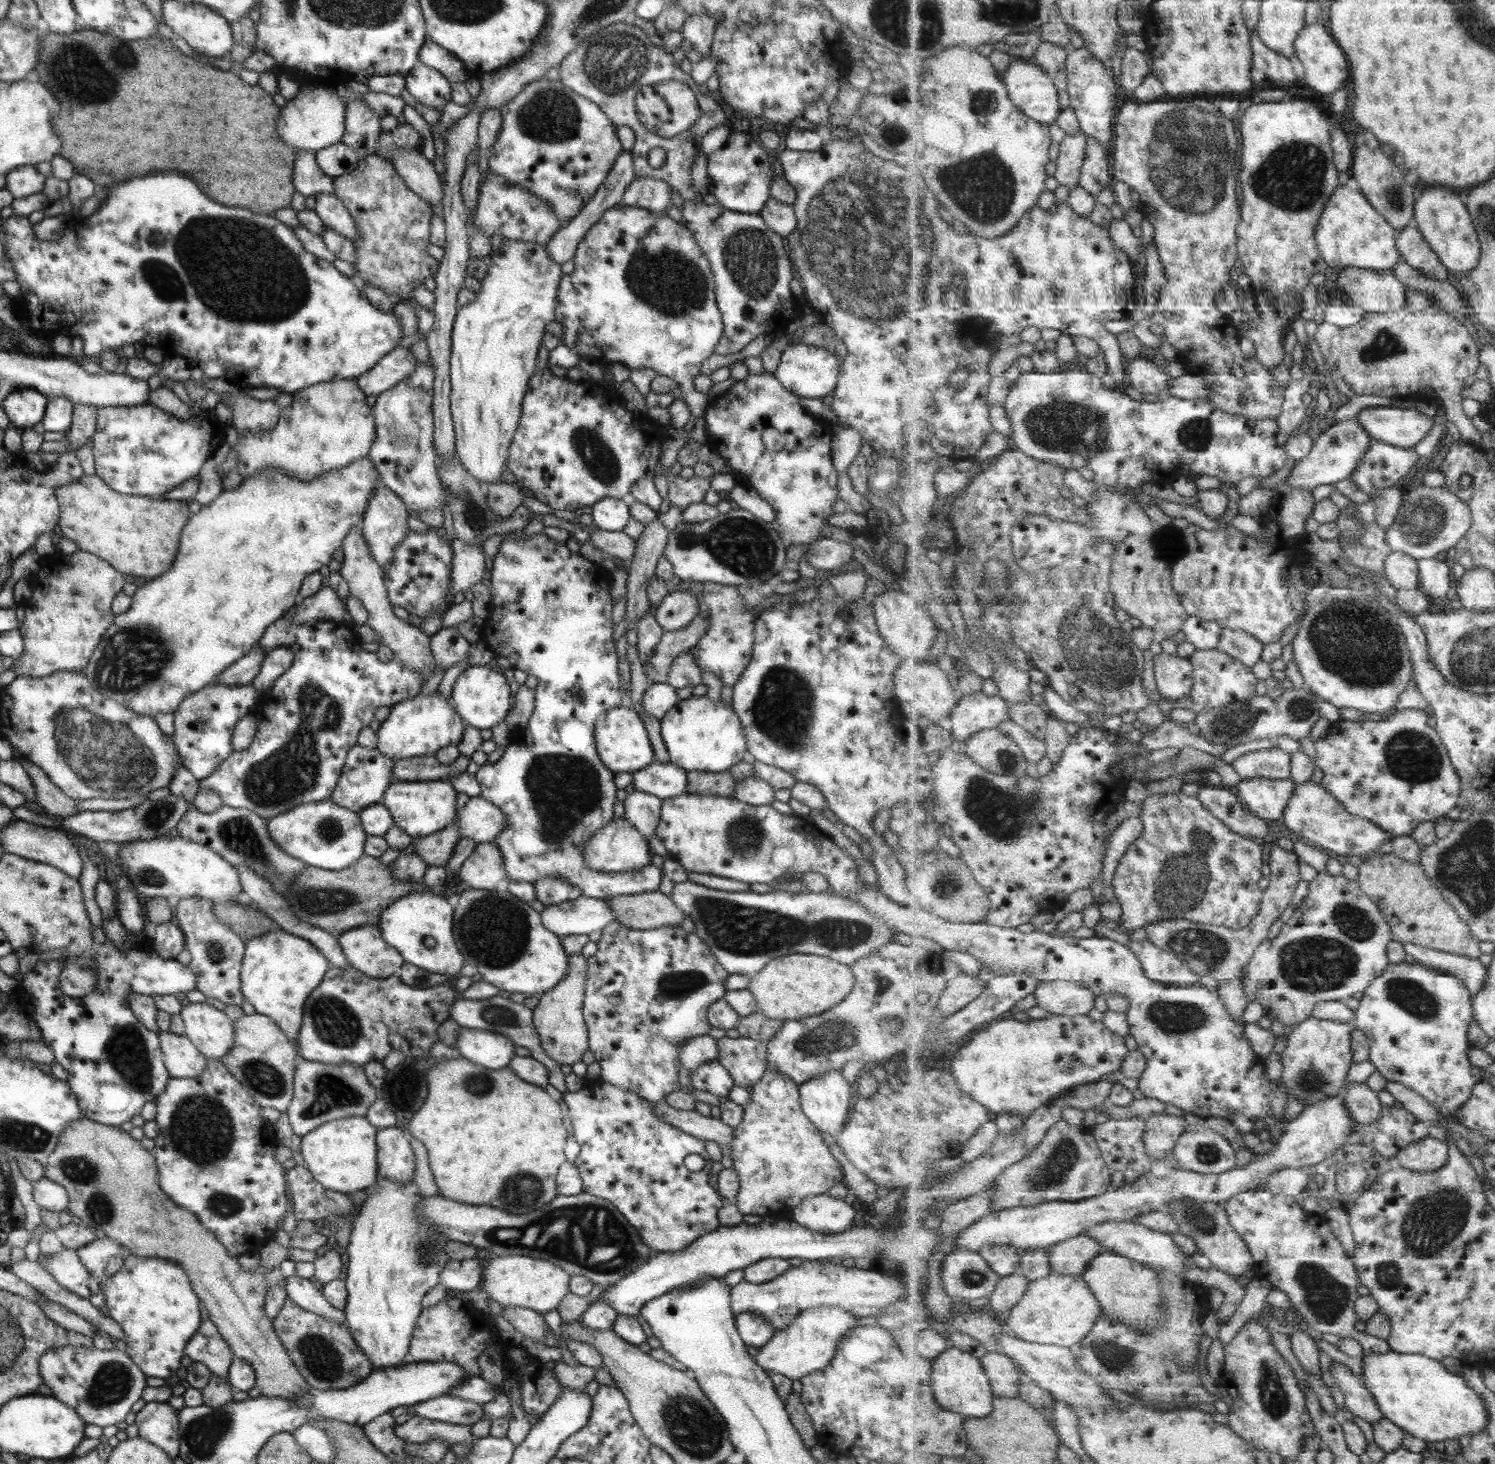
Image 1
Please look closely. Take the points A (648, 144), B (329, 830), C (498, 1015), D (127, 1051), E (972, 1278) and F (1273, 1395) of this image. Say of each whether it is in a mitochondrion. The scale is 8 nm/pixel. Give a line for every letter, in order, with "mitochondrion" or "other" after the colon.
A: other
B: mitochondrion
C: mitochondrion
D: mitochondrion
E: mitochondrion
F: mitochondrion

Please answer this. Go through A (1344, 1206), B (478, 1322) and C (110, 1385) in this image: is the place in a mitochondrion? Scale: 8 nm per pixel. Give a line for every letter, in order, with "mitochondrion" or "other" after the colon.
A: other
B: other
C: mitochondrion

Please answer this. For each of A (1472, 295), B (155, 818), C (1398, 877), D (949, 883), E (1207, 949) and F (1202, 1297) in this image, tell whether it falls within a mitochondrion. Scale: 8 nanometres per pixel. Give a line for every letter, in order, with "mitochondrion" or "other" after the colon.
A: other
B: mitochondrion
C: other
D: mitochondrion
E: mitochondrion
F: other

